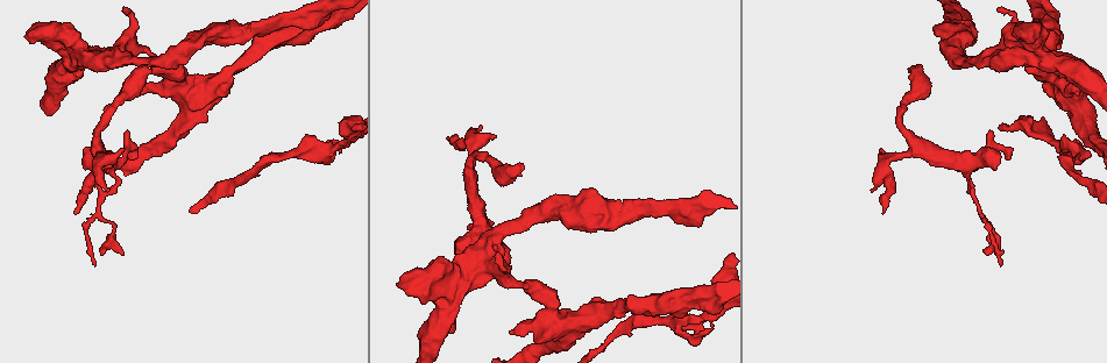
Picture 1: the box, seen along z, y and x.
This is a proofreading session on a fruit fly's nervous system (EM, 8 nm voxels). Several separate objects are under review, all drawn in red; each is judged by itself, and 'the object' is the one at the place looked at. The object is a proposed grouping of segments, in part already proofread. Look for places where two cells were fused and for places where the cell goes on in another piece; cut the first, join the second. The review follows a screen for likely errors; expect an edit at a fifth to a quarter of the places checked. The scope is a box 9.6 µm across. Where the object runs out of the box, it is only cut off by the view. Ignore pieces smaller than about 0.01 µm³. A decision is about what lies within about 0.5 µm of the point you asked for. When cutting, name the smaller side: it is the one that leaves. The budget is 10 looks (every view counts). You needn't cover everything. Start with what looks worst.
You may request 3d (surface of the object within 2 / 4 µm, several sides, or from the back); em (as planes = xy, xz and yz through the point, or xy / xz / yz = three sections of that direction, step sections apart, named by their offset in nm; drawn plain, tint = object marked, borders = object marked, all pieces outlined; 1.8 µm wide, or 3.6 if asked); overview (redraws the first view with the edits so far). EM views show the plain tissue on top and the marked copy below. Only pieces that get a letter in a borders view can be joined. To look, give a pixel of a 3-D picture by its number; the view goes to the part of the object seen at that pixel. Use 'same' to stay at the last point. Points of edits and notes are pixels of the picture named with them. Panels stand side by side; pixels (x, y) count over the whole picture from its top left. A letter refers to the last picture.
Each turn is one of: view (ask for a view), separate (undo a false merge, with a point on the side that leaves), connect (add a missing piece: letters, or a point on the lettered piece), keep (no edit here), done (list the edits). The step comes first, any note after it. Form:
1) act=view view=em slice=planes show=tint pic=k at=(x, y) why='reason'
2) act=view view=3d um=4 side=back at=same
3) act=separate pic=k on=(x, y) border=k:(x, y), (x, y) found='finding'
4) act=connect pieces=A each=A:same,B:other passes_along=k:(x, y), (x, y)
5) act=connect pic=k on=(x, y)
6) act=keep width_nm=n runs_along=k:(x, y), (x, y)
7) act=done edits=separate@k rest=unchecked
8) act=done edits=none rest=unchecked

act=view view=em slice=planes show=tint pic=1 at=(884, 212) why='an open end'

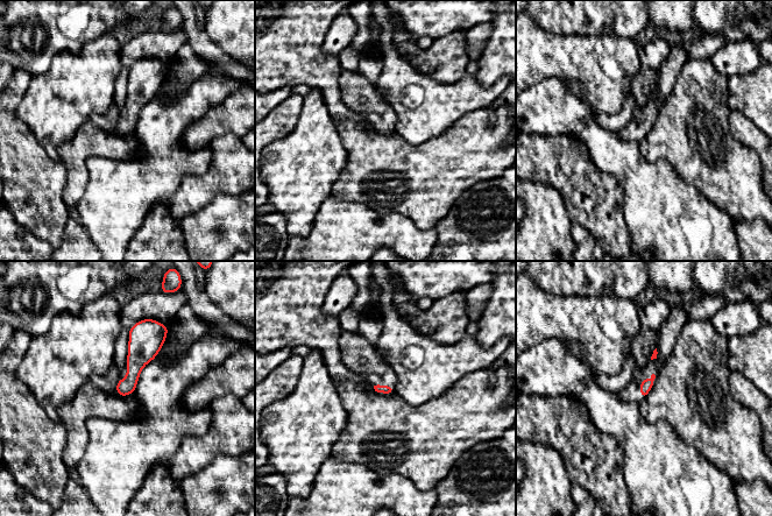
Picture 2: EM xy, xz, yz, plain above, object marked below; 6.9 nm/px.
act=view view=em slice=planes show=borders at=same why='see the neighbours'

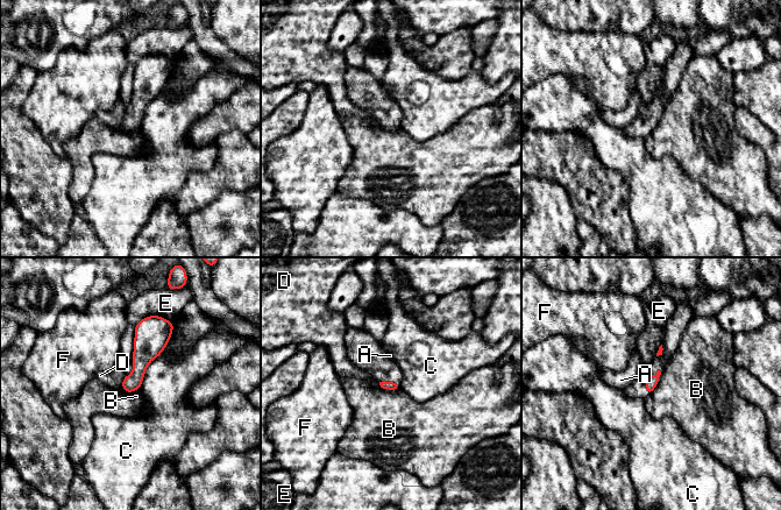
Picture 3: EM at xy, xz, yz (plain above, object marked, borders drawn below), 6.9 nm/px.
act=keep each=A:other,B:other,C:other,D:other,E:other,F:other border=3:(383, 388), (391, 390), (400, 389) found='no lettered piece goes on from it'

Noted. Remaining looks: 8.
act=view view=em slice=xy step=4 show=borders pic=1 at=(329, 149) why='three-way junction'

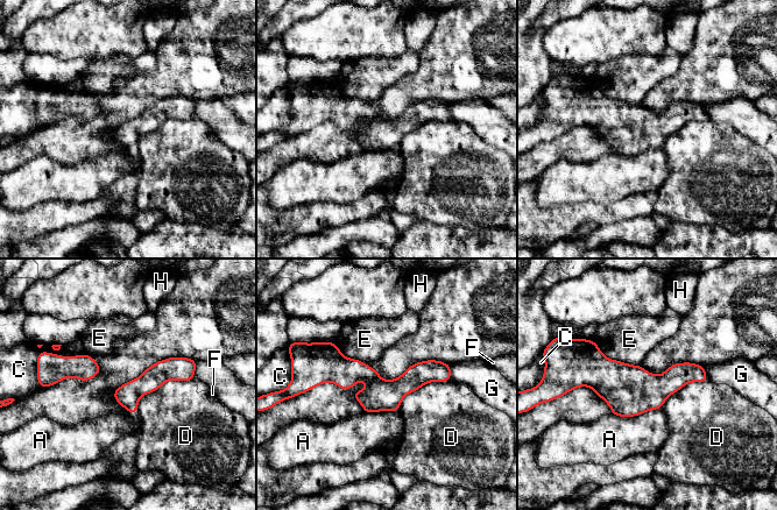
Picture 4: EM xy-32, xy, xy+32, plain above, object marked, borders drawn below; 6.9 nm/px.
act=keep longest_contact=D:480nm each=A:other,C:other,D:other,E:other,F:other,G:other,H:other border=4:(193, 377), (146, 392), (135, 413) found='continuous, no second cell'

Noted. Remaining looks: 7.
act=view view=em slice=xz step=4 show=tint pic=1 at=(522, 164) why='free end'

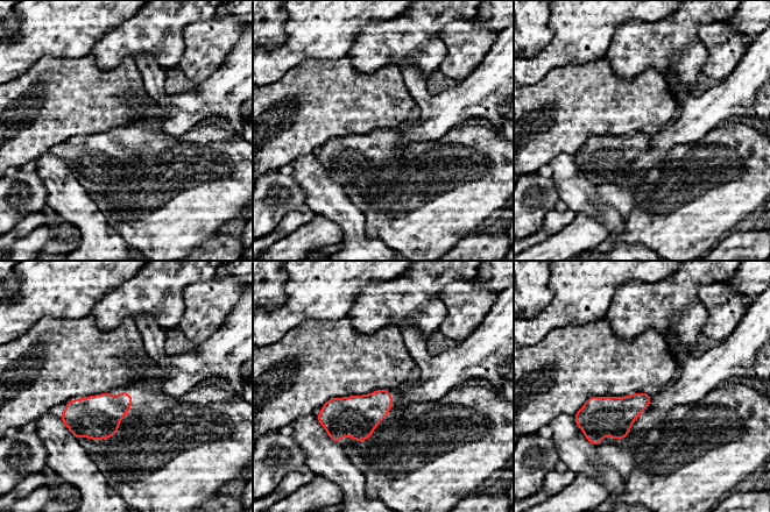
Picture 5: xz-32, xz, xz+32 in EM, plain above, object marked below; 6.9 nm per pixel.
act=view view=em slice=planes show=borders at=same

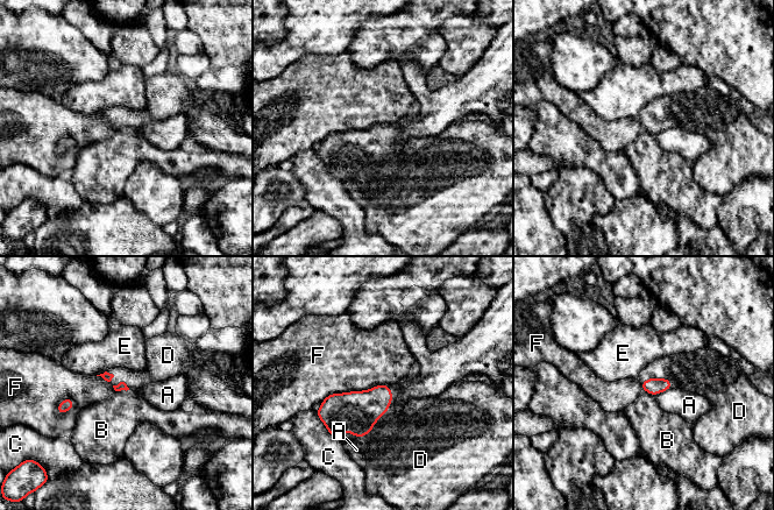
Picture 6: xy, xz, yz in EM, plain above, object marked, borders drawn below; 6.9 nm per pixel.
act=connect pieces=D each=A:other,B:other,C:other,D:same,E:other,F:other found='it goes on there'

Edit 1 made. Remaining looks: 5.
act=view view=em slice=xz step=4 show=tint pic=1 at=(526, 285) why='thin neck'

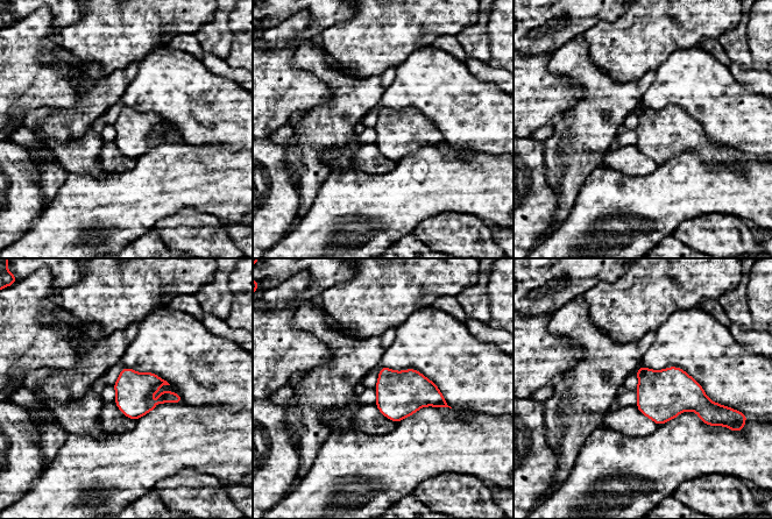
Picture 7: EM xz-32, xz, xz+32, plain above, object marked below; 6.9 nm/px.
act=view view=em slice=planes show=borders at=same

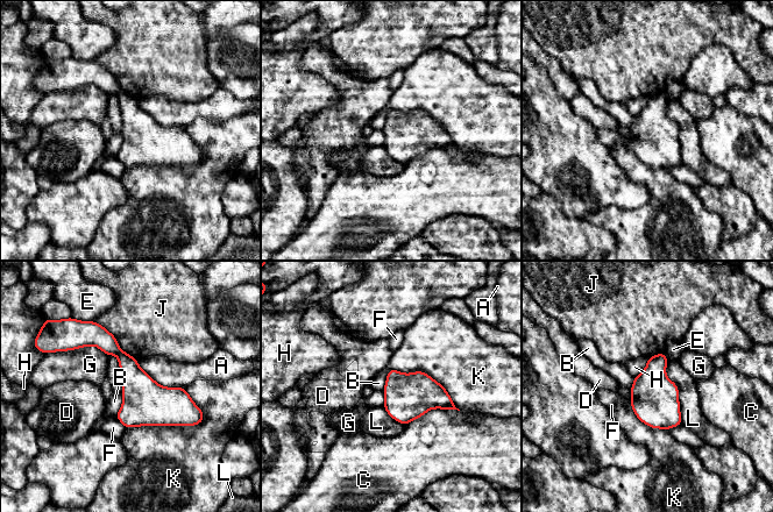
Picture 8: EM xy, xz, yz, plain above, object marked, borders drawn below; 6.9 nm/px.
act=separate pic=8 on=(136, 383) each=A:other,B:other,C:other,D:other,E:other,F:other,G:other,H:other,J:other,K:other,L:other border=8:(120, 349), (116, 355) found='two cells meet here'

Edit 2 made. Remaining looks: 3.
act=done edits=connect@6,separate@8 rest=unchecked

